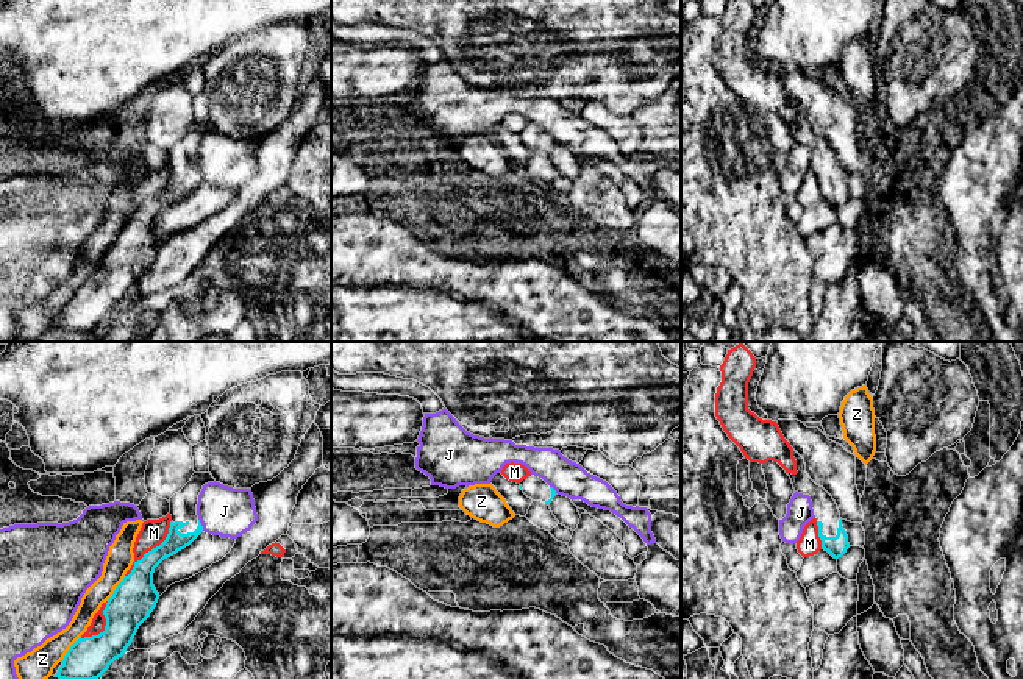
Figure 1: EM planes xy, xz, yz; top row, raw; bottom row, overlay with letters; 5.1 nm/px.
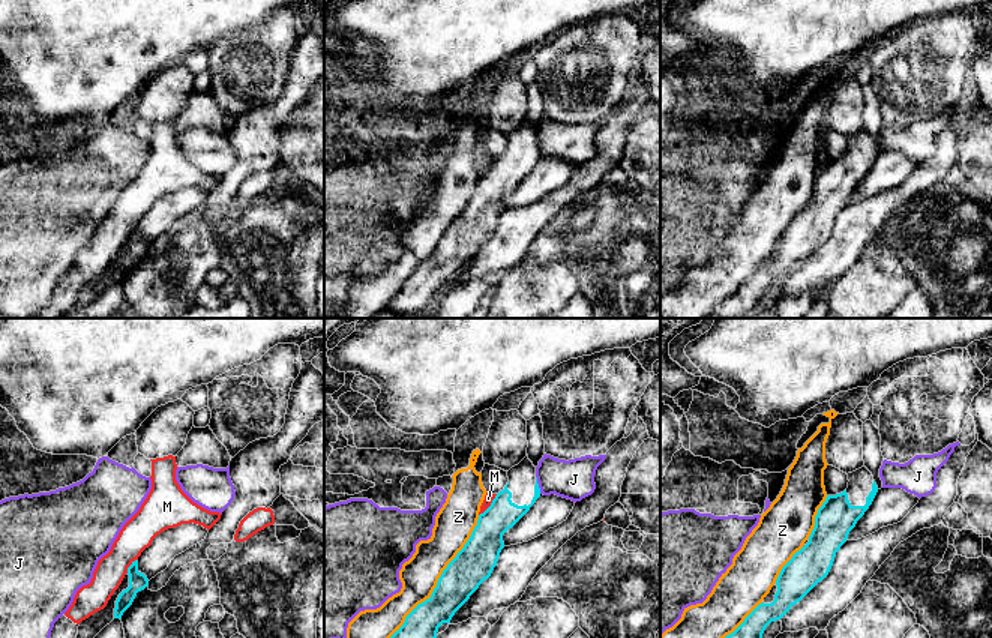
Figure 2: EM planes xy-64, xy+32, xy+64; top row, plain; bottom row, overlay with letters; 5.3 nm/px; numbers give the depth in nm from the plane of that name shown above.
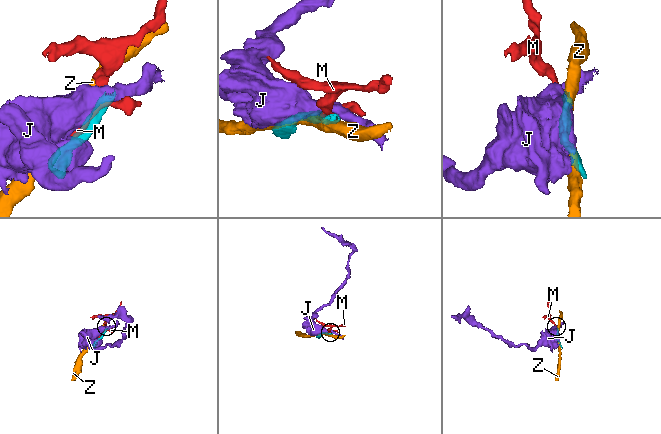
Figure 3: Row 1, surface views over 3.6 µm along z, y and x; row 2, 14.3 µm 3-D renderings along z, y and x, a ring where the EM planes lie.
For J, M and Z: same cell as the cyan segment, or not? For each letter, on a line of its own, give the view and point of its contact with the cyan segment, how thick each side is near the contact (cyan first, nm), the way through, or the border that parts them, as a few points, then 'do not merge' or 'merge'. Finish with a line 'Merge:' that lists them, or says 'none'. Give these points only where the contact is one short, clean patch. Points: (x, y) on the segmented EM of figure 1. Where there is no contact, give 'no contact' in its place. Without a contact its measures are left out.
J: meets cyan in xy at (200, 525); 100 nm thick on the cyan side, 260 nm on the other; border along xy (199, 519), (203, 529); do not merge
M: meets cyan in xy at (153, 548); 200 nm thick on the cyan side, 140 nm on the other; do not merge
Z: meets cyan in xy at (116, 589); 220 nm thick on the cyan side, 140 nm on the other; do not merge
Merge: none

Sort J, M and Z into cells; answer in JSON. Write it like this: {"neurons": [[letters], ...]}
{"neurons": [["J"], ["M"], ["Z"]]}

